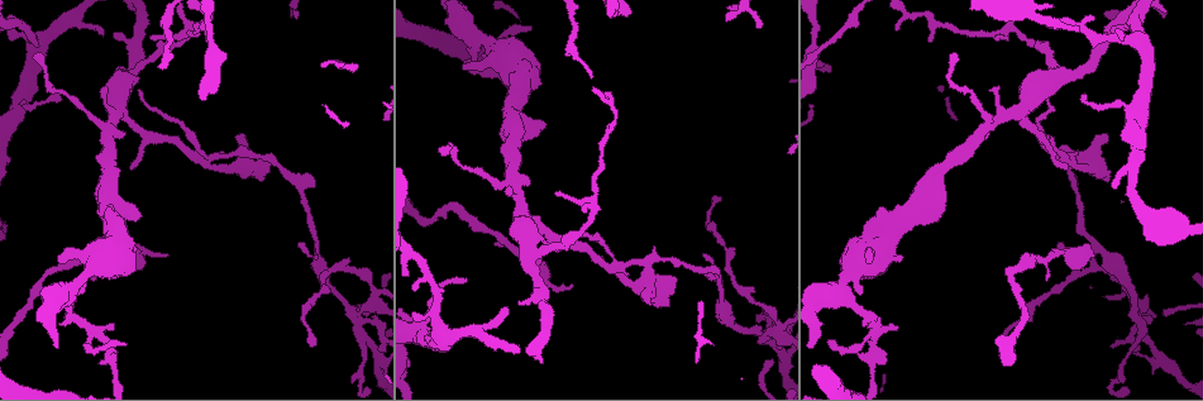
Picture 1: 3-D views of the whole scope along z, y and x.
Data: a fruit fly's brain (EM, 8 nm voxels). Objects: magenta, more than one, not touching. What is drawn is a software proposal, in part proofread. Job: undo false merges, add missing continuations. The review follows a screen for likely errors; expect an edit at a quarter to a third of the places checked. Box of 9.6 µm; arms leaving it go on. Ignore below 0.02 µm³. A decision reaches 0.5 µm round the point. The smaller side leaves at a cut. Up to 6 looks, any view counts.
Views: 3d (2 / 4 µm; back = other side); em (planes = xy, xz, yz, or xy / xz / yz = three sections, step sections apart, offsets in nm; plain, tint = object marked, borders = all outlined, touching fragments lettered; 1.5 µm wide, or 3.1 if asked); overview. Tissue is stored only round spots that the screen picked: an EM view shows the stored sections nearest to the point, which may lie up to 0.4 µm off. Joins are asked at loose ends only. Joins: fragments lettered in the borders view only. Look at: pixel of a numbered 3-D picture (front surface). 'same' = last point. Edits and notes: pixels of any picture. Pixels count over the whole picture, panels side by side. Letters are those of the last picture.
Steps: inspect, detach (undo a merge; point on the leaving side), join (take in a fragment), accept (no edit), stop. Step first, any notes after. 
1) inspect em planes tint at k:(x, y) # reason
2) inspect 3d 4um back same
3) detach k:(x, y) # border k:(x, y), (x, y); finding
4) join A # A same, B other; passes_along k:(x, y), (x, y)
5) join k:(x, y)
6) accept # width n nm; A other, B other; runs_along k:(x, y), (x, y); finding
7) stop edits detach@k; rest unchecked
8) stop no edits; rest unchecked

inspect em yz step 4 borders at 1:(1134, 310) # four or more arms meet

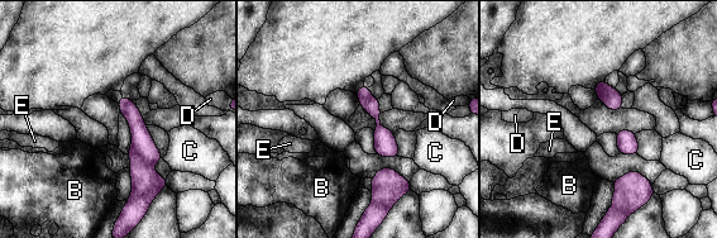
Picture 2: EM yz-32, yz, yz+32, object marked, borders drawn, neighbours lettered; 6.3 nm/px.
detach 2:(144, 179) # B other, C other, D other, E other; border 2:(130, 148), (151, 166); two cells meet here

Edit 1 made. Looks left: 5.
inspect 3d 4um at 1:(1067, 168) # tapers out

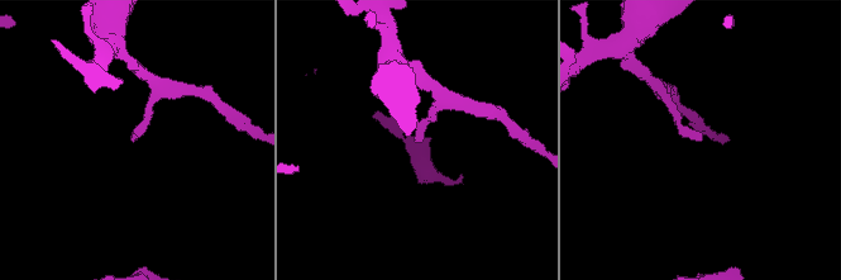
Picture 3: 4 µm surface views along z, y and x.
inspect em yz step 4 borders at 3:(133, 142) # now the EM

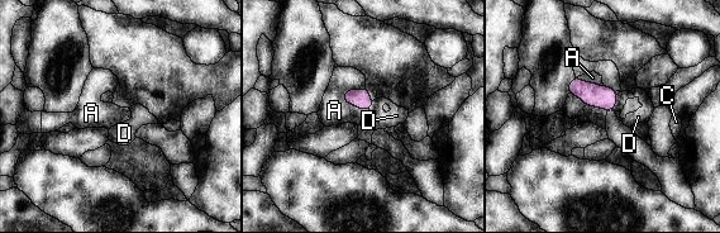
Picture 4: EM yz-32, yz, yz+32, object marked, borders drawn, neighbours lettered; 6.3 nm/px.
accept # A other, C other, D other; border 4:(344, 91), (348, 103), (368, 110); none of them fits

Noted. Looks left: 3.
inspect em xz step 8 borders at 1:(462, 281) # an open end

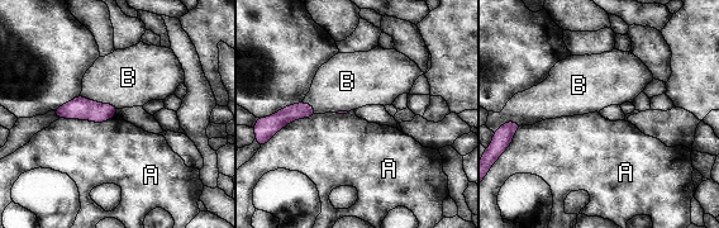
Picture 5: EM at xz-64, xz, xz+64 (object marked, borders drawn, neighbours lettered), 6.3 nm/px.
inspect em planes borders same

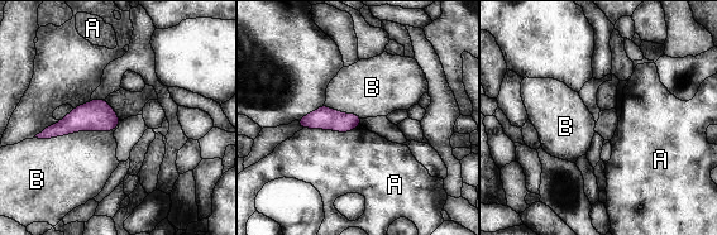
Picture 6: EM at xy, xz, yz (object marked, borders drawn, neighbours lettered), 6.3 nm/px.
accept # A other, B other; border 6:(355, 126), (345, 132), (302, 129); none of them fits

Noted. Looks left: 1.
stop edits detach@2; rest unchecked

